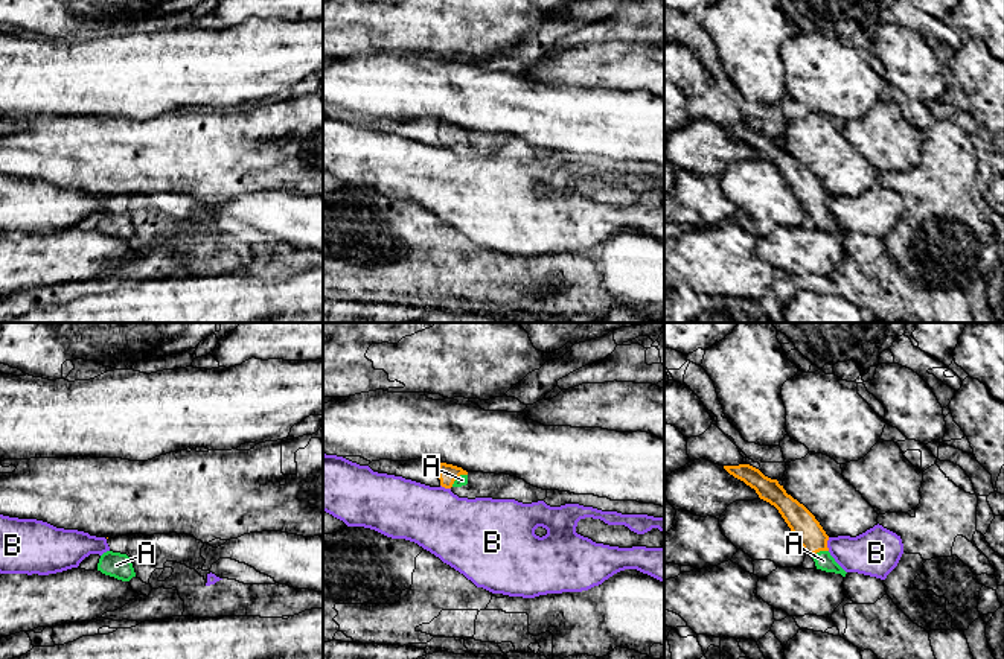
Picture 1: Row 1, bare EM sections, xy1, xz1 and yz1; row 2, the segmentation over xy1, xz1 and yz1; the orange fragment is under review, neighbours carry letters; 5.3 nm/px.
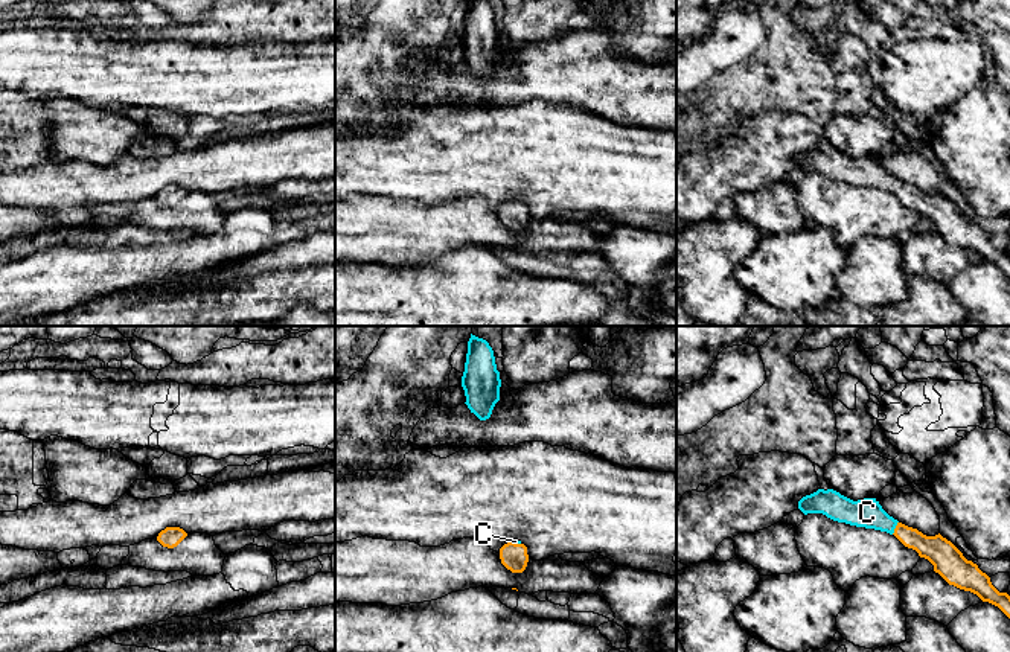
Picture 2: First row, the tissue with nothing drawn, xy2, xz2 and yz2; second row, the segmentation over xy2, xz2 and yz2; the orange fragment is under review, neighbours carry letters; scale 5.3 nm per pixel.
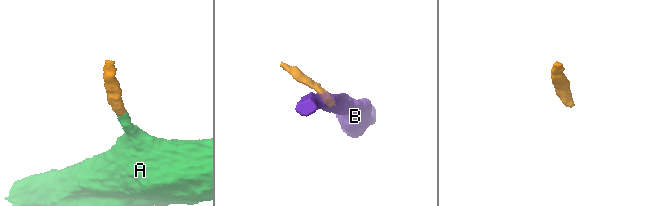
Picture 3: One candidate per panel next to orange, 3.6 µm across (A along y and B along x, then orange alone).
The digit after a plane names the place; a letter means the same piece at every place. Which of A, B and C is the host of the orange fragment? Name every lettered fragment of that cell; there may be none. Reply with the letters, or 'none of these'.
A, C

